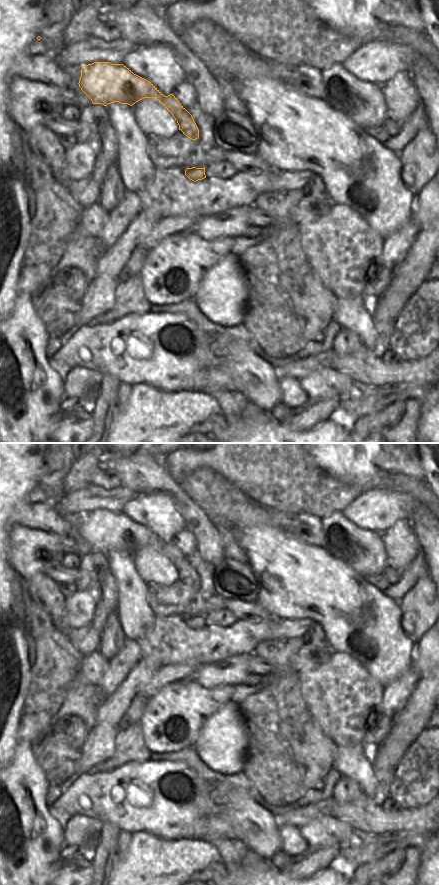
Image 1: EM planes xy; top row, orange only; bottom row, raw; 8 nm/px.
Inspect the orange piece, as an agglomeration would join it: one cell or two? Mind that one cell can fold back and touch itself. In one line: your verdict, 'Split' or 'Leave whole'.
Leave whole.

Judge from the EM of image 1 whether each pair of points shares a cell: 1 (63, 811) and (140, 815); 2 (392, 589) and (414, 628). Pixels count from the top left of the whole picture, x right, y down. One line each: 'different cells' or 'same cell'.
1: same cell
2: different cells

